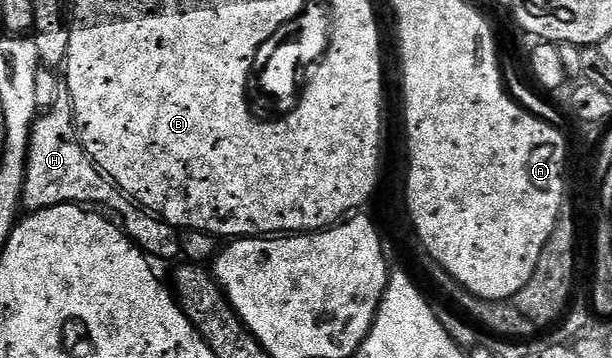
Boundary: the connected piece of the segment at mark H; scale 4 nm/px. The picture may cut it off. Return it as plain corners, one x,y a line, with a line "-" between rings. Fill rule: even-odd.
62,95
55,99
50,109
44,110
38,116
33,125
27,151
27,179
23,183
21,208
29,213
37,213
41,209
50,209
56,205
71,204
100,207
125,232
126,237
150,258
158,257
161,261
169,261
172,257
181,257
178,230
157,214
142,209
93,164
85,148
81,146
77,124
73,118
73,104
69,102
68,96

